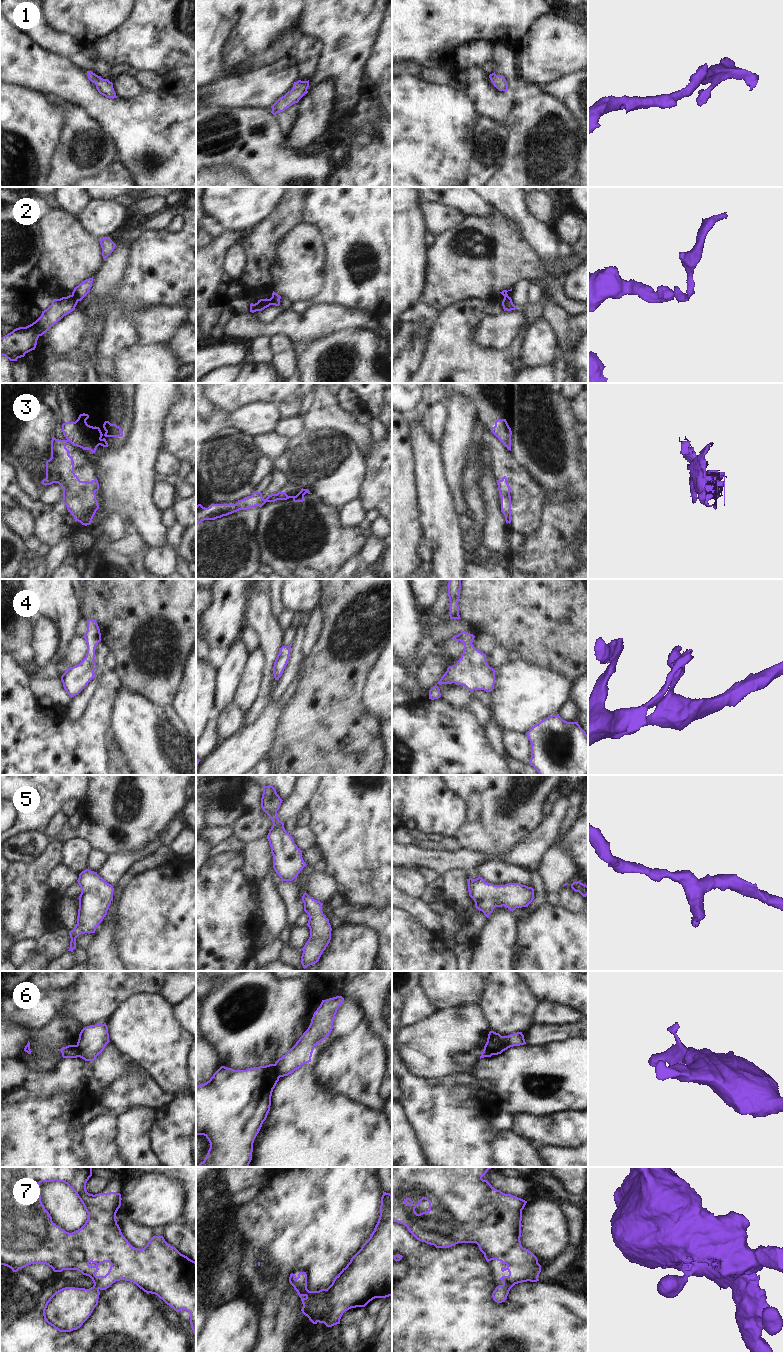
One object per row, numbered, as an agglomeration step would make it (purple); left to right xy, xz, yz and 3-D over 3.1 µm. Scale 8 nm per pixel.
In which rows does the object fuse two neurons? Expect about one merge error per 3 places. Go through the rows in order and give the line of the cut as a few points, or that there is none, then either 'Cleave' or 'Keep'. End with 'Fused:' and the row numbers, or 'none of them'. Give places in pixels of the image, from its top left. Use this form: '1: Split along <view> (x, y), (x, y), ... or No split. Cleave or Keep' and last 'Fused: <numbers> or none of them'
1: No split. Keep
2: Split along xy (71, 295), (77, 301). Cleave
3: Split along xz (275, 494), (265, 501). Cleave
4: No split. Keep
5: No split. Keep
6: Split along yz (500, 1035), (497, 1044), (490, 1051), (491, 1055). Cleave
7: No split. Keep
Fused: 2, 3, 6.

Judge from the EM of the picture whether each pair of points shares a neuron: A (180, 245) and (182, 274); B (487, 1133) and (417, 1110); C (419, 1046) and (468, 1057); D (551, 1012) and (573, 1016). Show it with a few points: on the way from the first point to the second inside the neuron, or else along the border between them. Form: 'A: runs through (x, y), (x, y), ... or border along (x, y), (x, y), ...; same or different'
A: runs through (180, 252), (180, 267); same
B: runs through (470, 1133), (459, 1133), (434, 1110); same
C: runs through (431, 1046), (454, 1046), (456, 1048); same
D: runs through (556, 1015), (568, 1015); same

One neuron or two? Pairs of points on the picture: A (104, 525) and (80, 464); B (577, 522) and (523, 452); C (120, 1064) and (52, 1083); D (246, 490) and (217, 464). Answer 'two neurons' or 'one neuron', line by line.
A: one neuron
B: one neuron
C: one neuron
D: one neuron

